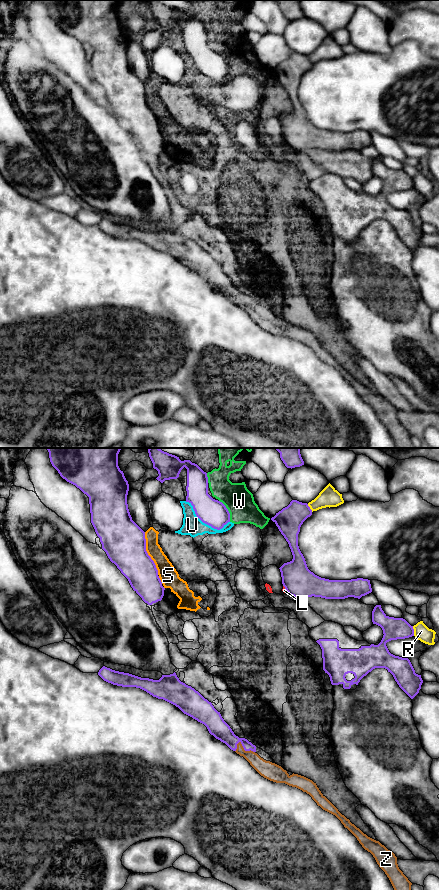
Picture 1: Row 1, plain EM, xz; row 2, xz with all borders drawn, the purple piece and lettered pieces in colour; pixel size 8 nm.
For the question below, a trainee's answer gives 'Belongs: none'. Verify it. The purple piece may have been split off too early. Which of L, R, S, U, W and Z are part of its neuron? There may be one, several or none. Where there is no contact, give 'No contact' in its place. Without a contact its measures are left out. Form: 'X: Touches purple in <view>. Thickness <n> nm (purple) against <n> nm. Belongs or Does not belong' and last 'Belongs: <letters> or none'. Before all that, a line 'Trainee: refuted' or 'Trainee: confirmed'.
Trainee: refuted
L: Touches purple in xz. Thickness 240 nm (purple) against 30 nm. Does not belong
R: Touches purple in xz. Thickness 180 nm (purple) against 120 nm. Does not belong
S: Touches purple in xz. Thickness 340 nm (purple) against 150 nm. Does not belong
U: Touches purple in xz. Thickness 220 nm (purple) against 160 nm. Does not belong
W: Touches purple in xz. Thickness 220 nm (purple) against 240 nm. Does not belong
Z: Touches purple in xz. Thickness 150 nm (purple) against 140 nm. Belongs
Belongs: Z

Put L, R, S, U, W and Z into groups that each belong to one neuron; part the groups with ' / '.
L / R / S U W / Z

